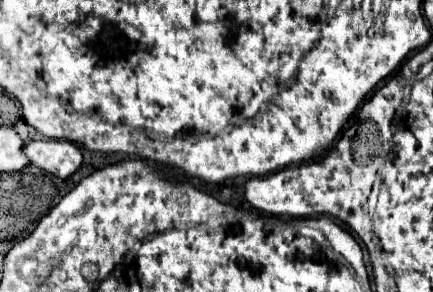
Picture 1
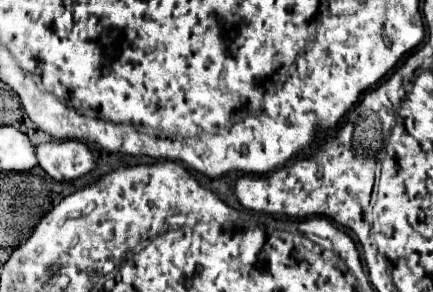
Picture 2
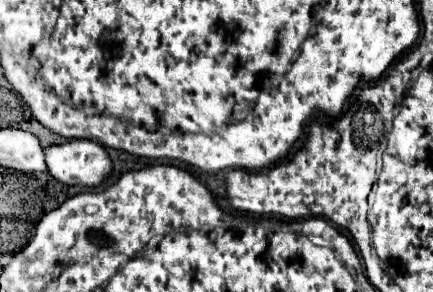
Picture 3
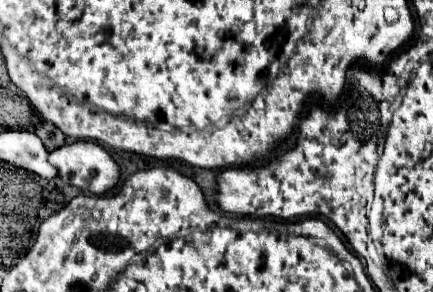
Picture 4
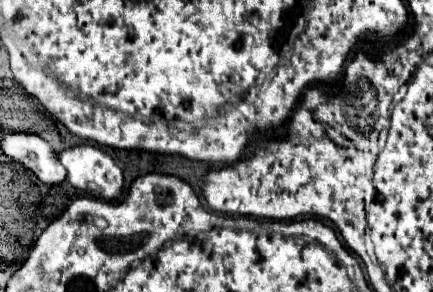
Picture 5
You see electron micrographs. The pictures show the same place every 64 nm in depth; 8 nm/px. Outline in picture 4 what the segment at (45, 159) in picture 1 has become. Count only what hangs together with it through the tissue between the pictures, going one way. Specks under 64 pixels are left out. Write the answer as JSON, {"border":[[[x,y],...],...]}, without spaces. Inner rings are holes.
{"border":[[[80,140],[80,142],[74,142],[74,144],[64,144],[64,146],[56,148],[56,150],[52,150],[48,154],[48,160],[58,170],[58,178],[64,184],[78,186],[78,188],[88,190],[92,194],[104,194],[106,190],[116,186],[116,182],[120,178],[118,164],[112,160],[112,156],[100,144],[90,142],[90,140]]]}

